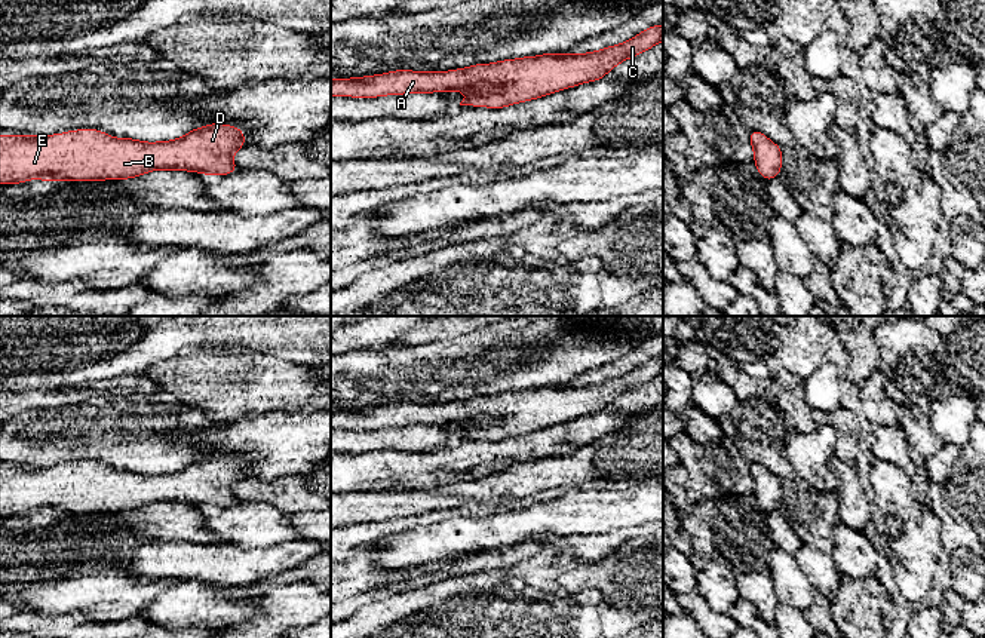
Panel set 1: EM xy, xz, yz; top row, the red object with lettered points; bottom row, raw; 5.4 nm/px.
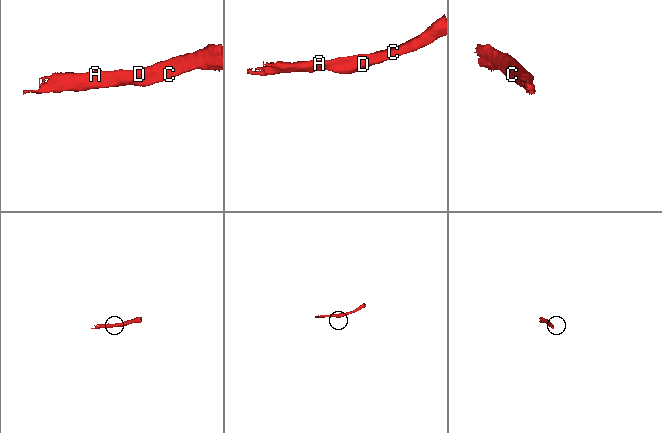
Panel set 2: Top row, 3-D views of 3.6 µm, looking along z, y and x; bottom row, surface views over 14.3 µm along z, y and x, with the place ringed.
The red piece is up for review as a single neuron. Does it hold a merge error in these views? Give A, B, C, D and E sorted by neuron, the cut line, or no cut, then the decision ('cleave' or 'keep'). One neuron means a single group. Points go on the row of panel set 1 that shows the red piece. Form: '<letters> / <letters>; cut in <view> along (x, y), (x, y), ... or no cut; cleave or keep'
A B C D E; no cut; keep

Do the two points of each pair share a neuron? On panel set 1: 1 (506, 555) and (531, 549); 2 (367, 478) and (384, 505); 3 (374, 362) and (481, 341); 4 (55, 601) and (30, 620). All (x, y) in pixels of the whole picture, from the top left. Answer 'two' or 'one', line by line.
1: one
2: two
3: one
4: two

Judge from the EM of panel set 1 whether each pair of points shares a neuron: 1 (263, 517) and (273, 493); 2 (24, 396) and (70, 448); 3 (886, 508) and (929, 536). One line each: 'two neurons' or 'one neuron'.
1: two neurons
2: two neurons
3: one neuron

